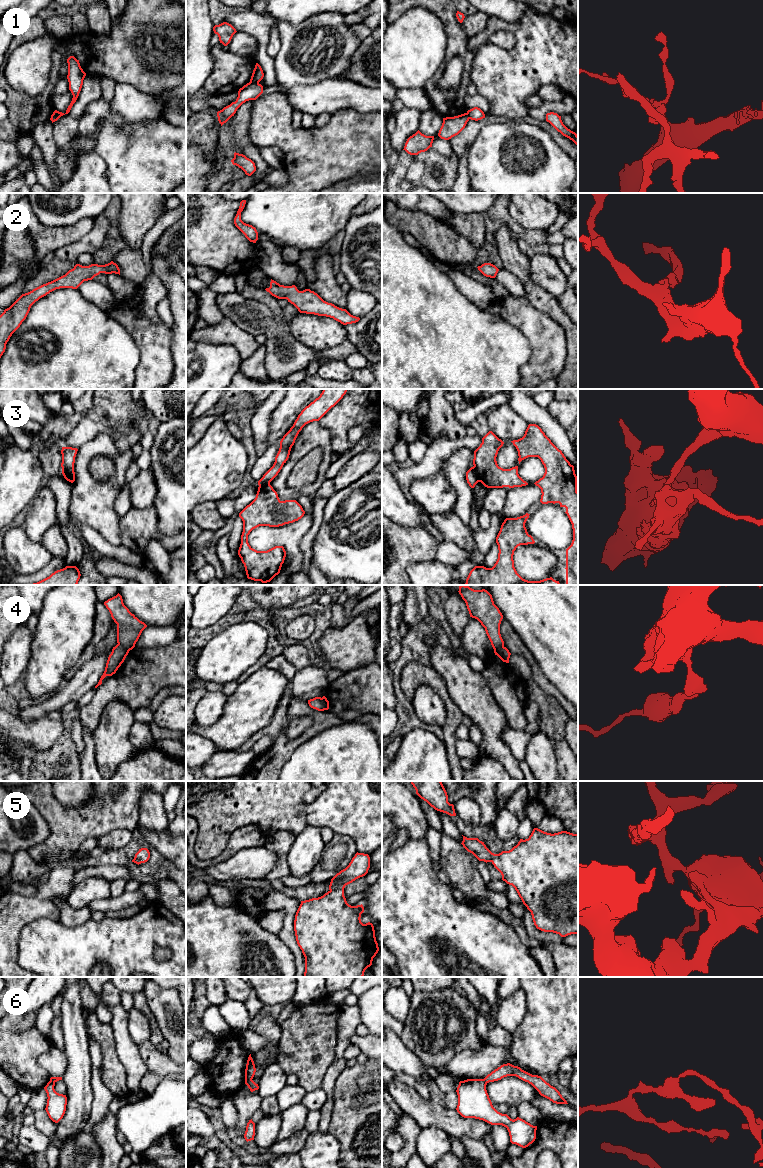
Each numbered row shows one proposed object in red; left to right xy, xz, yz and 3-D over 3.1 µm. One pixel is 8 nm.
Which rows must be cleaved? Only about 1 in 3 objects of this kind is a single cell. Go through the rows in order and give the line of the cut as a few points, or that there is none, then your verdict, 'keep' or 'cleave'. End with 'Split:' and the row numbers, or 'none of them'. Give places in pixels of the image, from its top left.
1: xz (249, 82), (258, 83) | cleave
2: no cut | keep
3: yz (473, 466), (479, 481) | cleave
4: xy (117, 644), (128, 651) | cleave
5: no cut | keep
6: xz (251, 1079), (245, 1082) | cleave
Split: 1, 3, 4, 6

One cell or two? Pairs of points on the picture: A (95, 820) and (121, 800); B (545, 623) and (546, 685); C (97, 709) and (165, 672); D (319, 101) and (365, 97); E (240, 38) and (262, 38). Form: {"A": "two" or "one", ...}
{"A": "one", "B": "two", "C": "one", "D": "one", "E": "two"}

